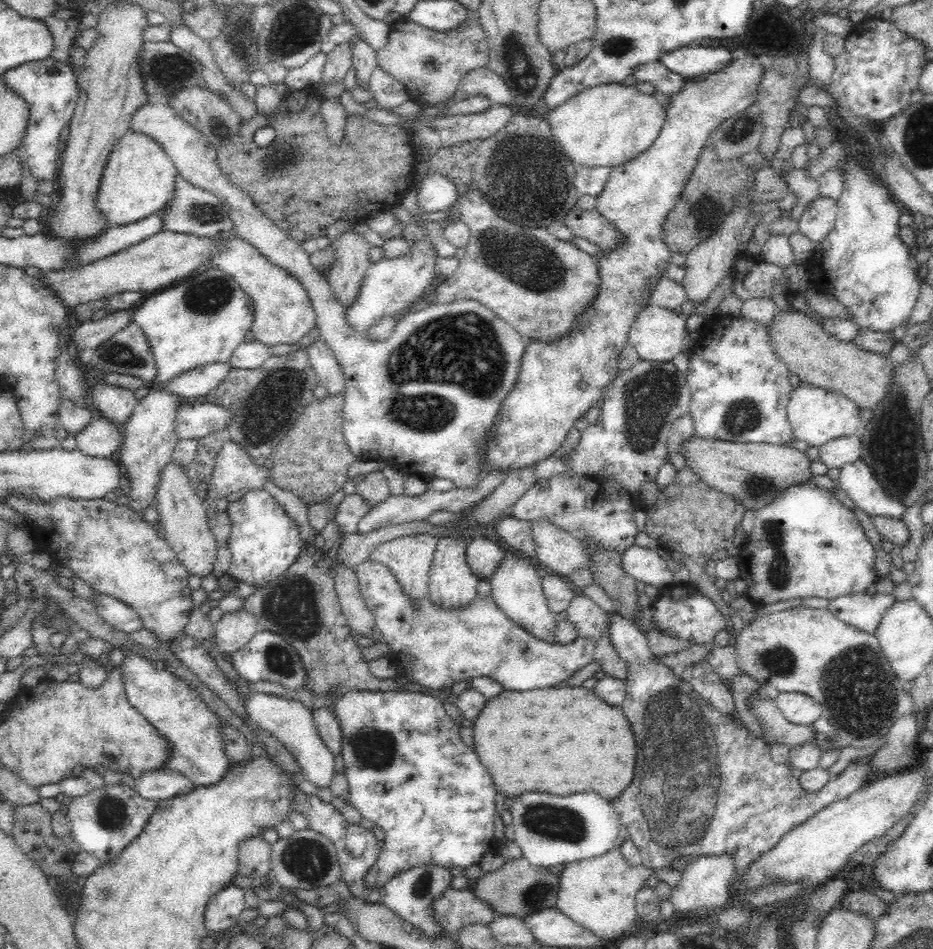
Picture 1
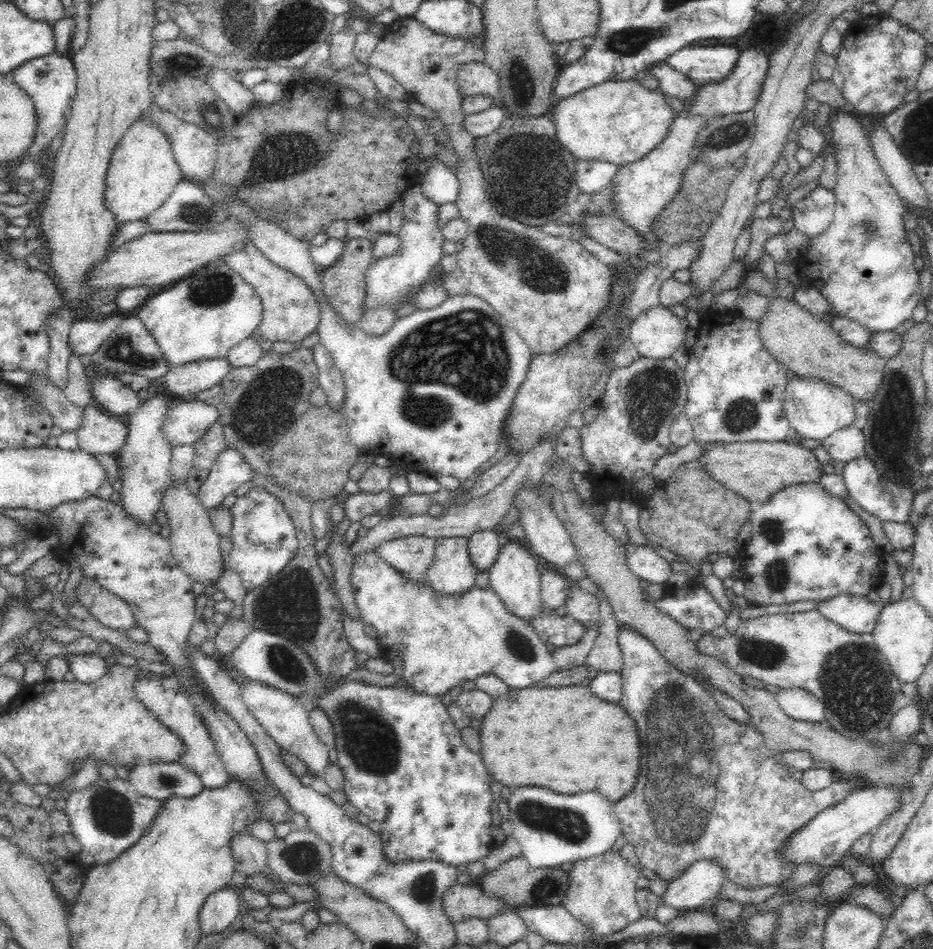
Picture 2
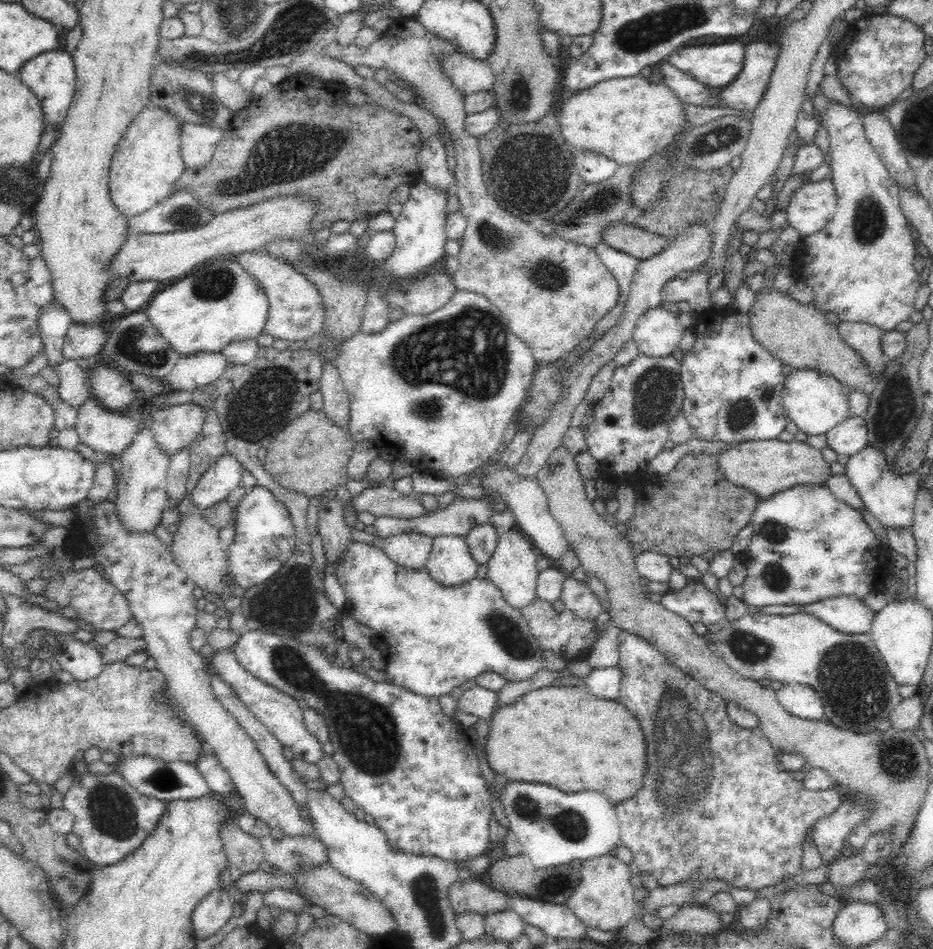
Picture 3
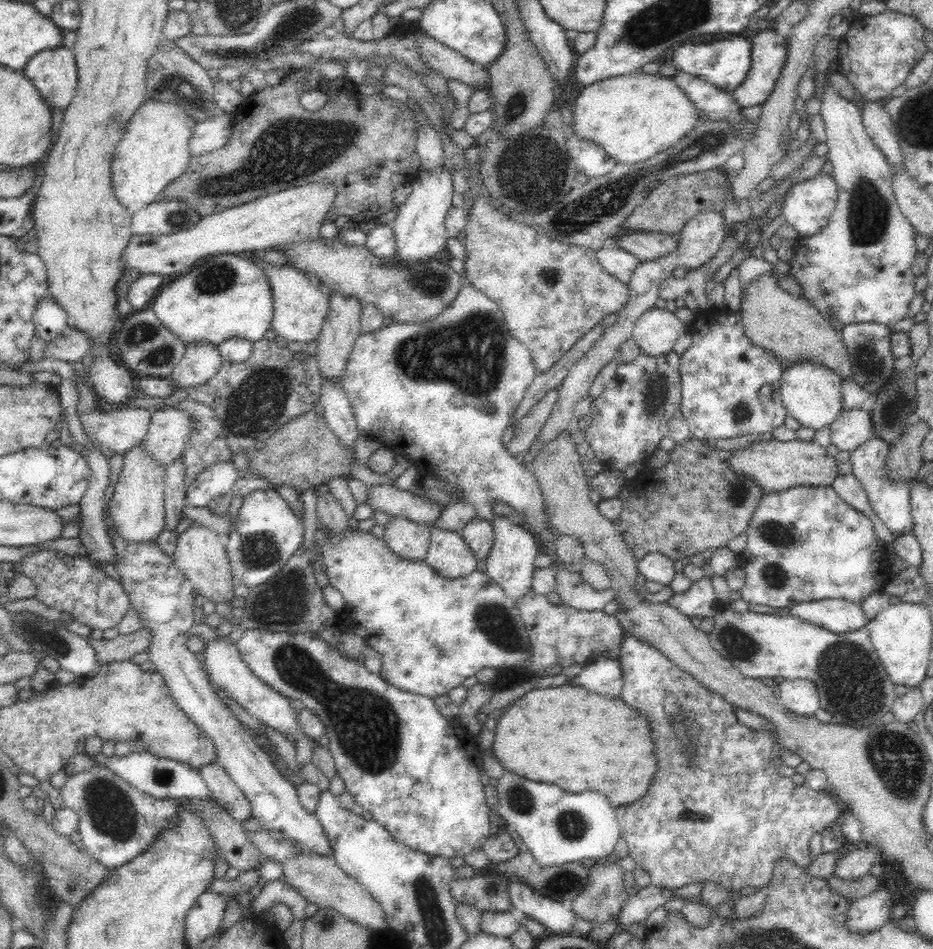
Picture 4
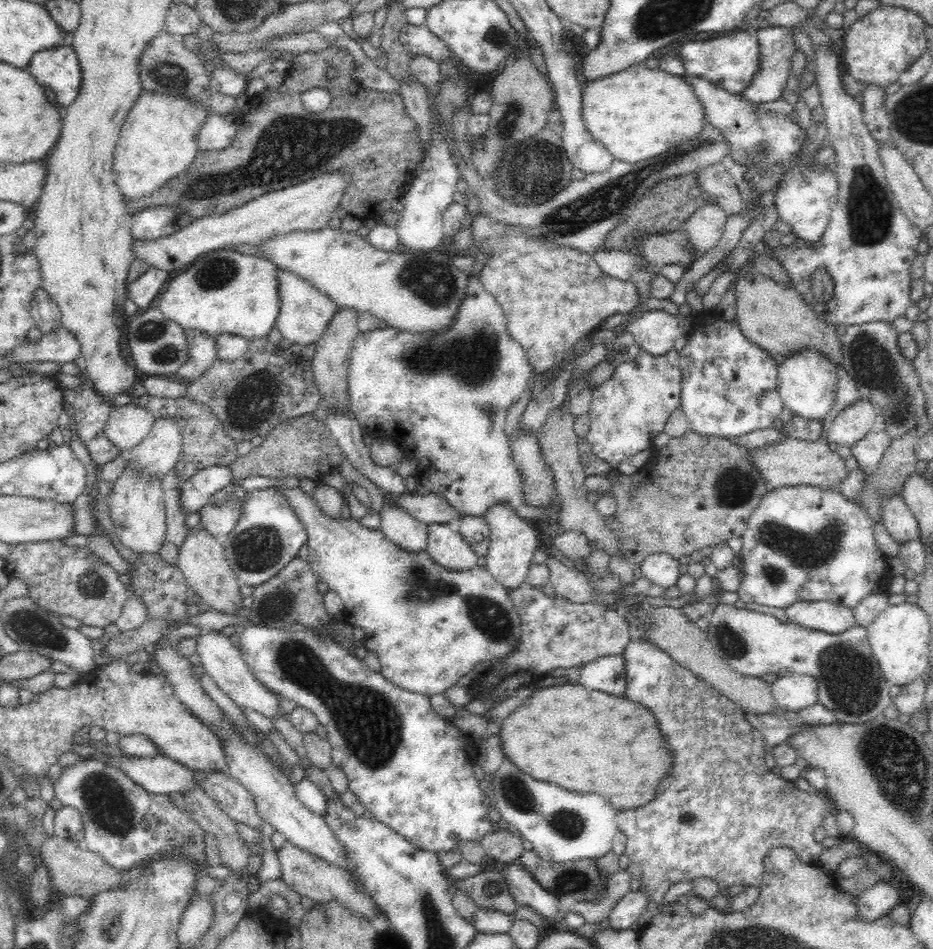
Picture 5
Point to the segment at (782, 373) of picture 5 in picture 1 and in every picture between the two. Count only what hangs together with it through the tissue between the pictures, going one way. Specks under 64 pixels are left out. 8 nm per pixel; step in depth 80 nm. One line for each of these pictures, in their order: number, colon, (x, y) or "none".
1: (817, 416)
2: (816, 409)
3: (815, 402)
4: (811, 393)

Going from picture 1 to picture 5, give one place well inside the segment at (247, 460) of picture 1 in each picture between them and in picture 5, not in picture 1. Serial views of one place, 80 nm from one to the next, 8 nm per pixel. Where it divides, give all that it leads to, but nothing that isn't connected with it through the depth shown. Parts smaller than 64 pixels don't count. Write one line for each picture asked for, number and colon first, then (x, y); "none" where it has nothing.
2: (230, 471)
3: (225, 474)
4: (216, 481)
5: (196, 492)

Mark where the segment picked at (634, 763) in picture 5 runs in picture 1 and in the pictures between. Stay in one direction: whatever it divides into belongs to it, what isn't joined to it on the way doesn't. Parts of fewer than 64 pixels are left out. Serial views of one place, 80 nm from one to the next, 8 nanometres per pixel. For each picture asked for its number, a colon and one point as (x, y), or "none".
1: (563, 740)
2: (566, 739)
3: (563, 736)
4: (564, 735)

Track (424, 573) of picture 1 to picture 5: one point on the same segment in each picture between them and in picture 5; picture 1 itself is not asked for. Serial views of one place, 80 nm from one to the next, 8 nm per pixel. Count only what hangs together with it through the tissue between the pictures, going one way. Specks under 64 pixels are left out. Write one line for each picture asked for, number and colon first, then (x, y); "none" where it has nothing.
2: (412, 556)
3: (412, 550)
4: (410, 540)
5: (400, 528)

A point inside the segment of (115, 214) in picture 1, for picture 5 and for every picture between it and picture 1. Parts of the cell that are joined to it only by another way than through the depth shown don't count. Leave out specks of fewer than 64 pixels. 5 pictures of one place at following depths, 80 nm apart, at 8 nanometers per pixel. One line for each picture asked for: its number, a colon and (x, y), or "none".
2: (142, 172)
3: (146, 164)
4: (153, 151)
5: (157, 142)

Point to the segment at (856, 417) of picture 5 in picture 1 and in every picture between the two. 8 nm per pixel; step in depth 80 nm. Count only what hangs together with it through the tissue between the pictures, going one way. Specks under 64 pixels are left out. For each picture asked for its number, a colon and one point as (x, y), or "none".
1: (834, 455)
2: (848, 444)
3: (849, 438)
4: (854, 428)

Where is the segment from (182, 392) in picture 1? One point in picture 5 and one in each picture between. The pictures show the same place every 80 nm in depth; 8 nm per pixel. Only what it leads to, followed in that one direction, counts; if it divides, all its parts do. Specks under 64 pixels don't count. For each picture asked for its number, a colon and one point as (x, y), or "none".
2: (192, 378)
3: (191, 372)
4: (201, 361)
5: (202, 352)

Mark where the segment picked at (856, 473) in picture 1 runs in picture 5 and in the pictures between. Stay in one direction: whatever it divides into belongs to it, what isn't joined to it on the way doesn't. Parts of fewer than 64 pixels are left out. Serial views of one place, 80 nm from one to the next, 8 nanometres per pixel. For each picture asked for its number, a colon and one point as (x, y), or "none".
2: (886, 501)
3: (892, 502)
4: (890, 500)
5: (897, 518)

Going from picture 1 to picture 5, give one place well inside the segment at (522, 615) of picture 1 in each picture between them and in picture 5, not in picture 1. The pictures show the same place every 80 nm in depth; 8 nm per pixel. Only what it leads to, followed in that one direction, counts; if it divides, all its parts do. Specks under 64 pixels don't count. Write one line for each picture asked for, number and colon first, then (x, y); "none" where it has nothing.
2: (515, 576)
3: (513, 570)
4: (510, 564)
5: (513, 543)

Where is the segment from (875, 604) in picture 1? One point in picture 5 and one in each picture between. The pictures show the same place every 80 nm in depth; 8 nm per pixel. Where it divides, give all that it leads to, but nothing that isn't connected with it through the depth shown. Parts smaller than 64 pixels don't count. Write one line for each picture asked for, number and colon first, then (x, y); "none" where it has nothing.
2: (858, 614)
3: (848, 614)
4: (840, 615)
5: (832, 617)

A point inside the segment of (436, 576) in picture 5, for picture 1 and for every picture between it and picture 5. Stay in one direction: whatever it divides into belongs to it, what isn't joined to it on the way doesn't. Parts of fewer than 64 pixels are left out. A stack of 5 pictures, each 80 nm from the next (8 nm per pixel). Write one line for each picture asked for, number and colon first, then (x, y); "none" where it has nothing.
1: (446, 645)
2: (435, 642)
3: (434, 638)
4: (436, 632)

